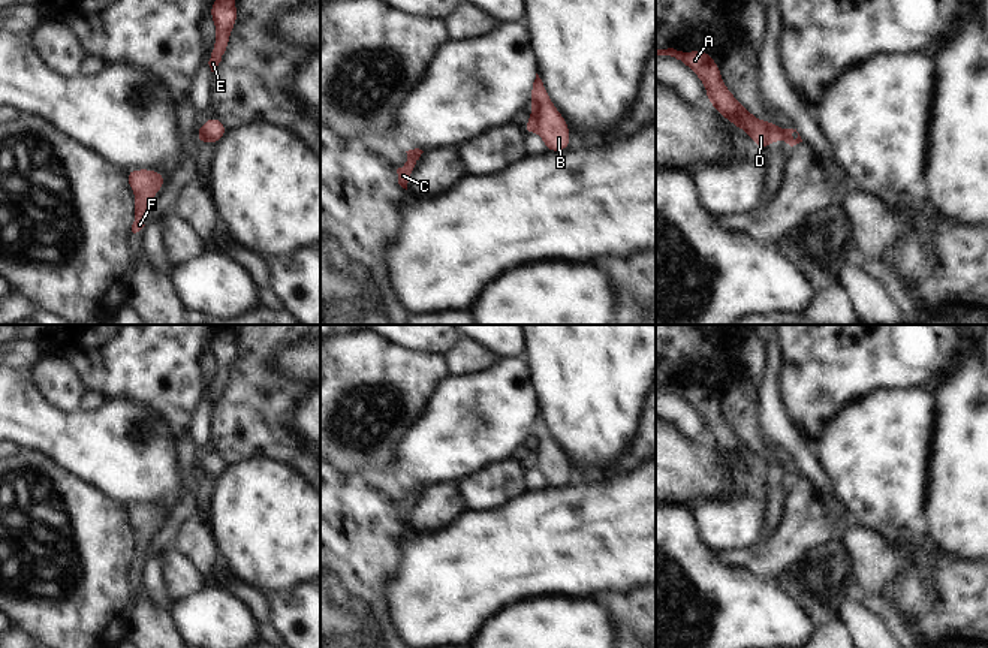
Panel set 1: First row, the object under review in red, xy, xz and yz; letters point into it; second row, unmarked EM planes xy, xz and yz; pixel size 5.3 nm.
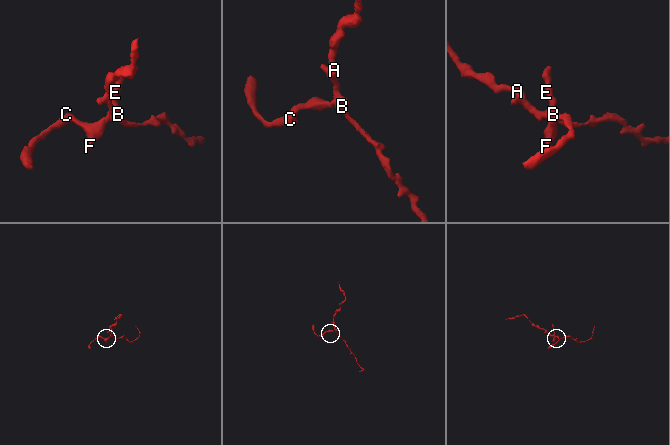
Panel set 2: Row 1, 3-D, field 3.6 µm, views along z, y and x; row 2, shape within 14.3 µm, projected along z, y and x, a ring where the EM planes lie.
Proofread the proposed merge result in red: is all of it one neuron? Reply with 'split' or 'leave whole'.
split

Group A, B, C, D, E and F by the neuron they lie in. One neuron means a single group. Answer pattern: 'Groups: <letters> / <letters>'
Groups: A B D E / C F

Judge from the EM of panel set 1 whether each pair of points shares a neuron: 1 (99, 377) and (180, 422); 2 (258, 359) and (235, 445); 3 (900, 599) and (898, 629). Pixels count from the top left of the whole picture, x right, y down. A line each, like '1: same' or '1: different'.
1: same
2: same
3: different

